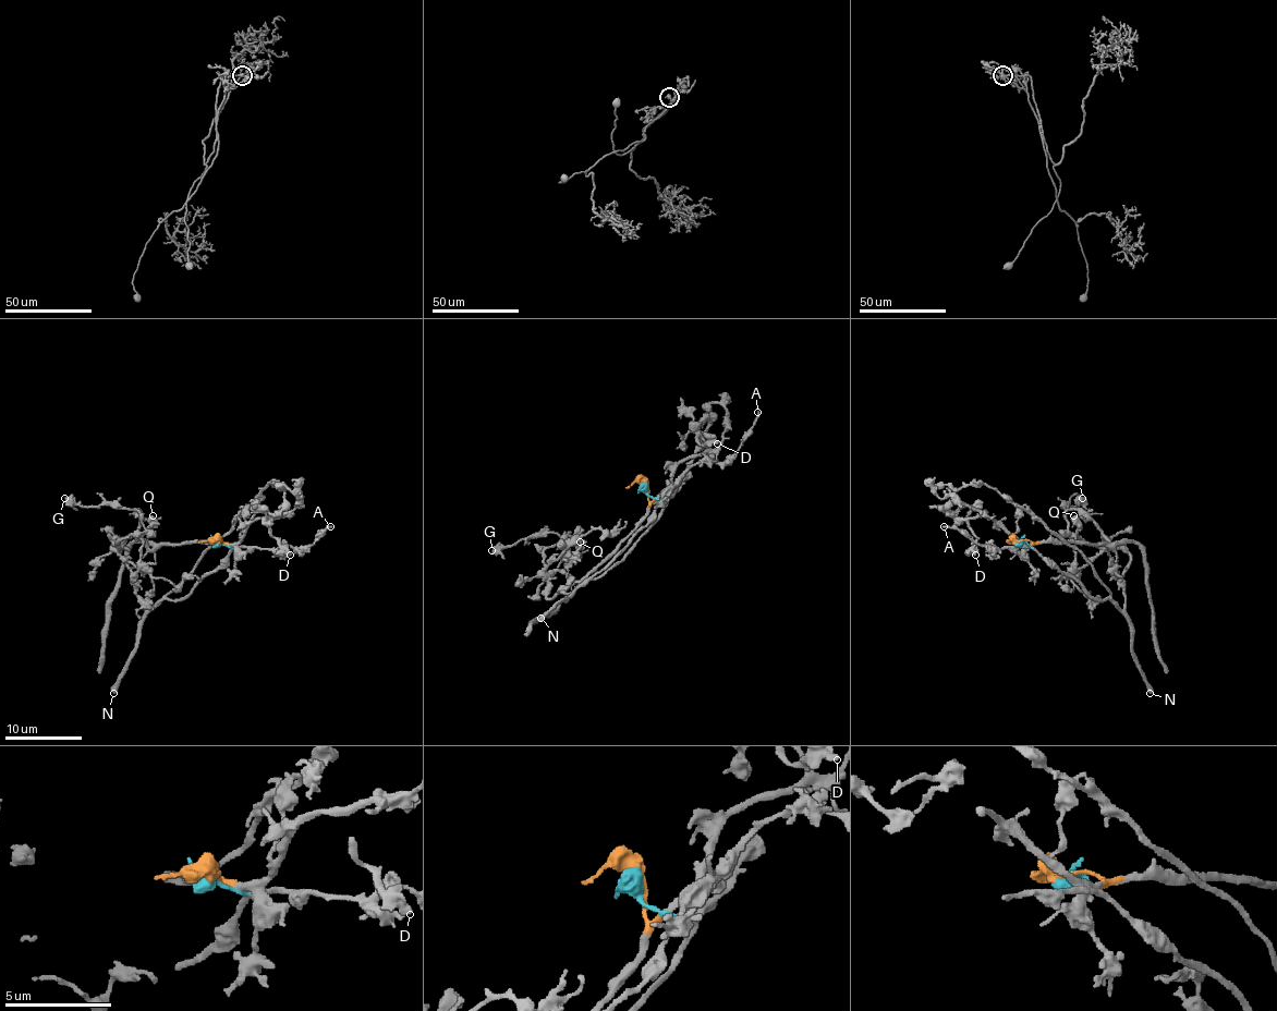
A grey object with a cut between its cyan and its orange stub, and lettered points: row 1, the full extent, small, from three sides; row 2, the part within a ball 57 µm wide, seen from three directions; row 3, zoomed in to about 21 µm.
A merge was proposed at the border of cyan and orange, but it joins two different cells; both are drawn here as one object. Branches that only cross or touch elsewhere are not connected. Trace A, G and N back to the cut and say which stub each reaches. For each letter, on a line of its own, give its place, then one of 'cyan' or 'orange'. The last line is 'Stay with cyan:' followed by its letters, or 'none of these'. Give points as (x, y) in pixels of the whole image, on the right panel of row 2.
A: at (944, 526); cyan
G: at (1082, 498); orange
N: at (1150, 693); cyan
Stay with cyan: A, N

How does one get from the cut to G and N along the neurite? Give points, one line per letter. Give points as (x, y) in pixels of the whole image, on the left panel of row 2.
G: (218, 541), (158, 544), (153, 549), (137, 533), (140, 513), (135, 509), (76, 506), (64, 498)
N: (218, 541), (231, 549), (223, 559), (183, 597), (165, 599), (145, 617), (135, 653), (114, 693)

